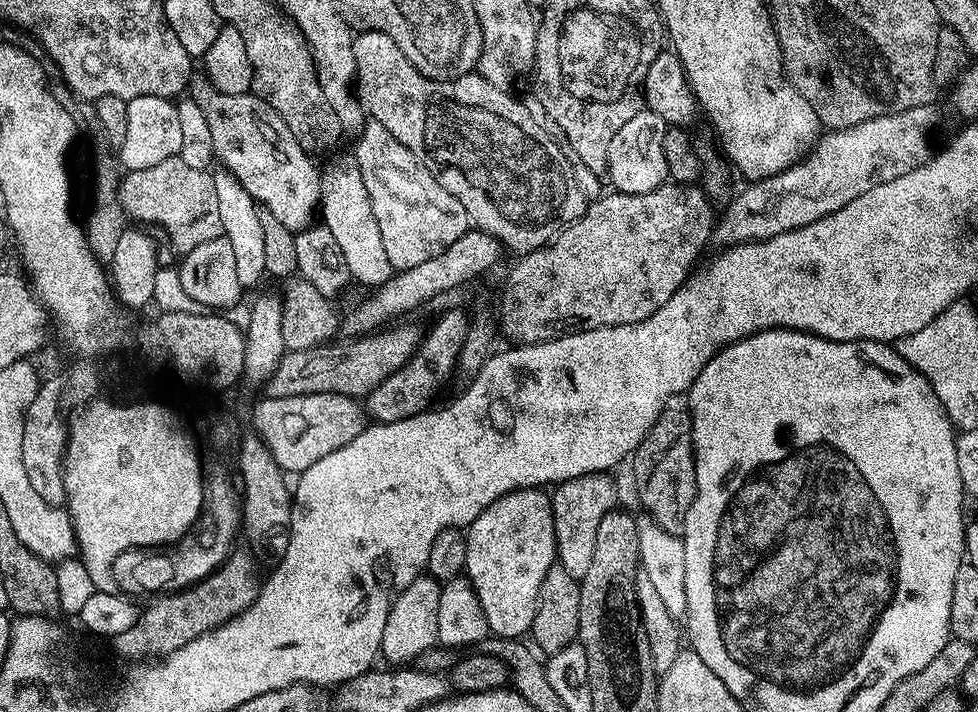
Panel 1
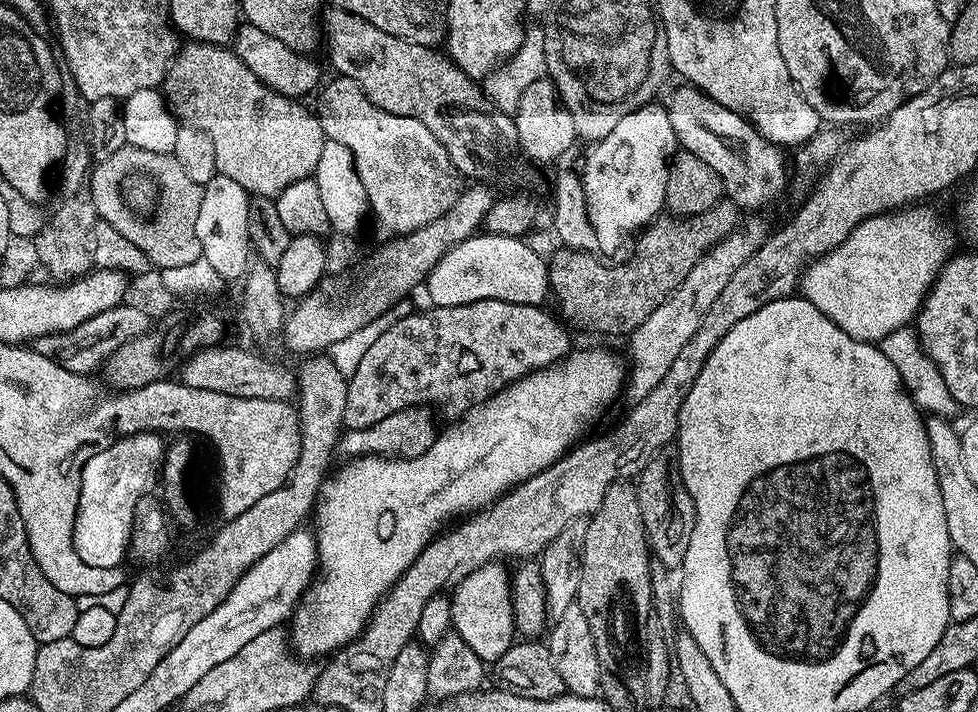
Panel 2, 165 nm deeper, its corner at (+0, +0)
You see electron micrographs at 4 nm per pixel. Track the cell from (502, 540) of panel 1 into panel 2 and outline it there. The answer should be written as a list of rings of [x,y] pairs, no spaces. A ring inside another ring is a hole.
[[[493,562],[474,570],[474,574],[470,574],[461,584],[456,585],[450,596],[452,601],[451,631],[457,632],[462,642],[466,642],[466,646],[470,646],[470,650],[474,650],[474,654],[478,654],[478,658],[482,658],[485,662],[495,662],[498,658],[502,658],[502,654],[506,654],[506,650],[512,648],[516,636],[512,613],[512,582],[509,569],[506,570],[504,567],[503,563]]]

